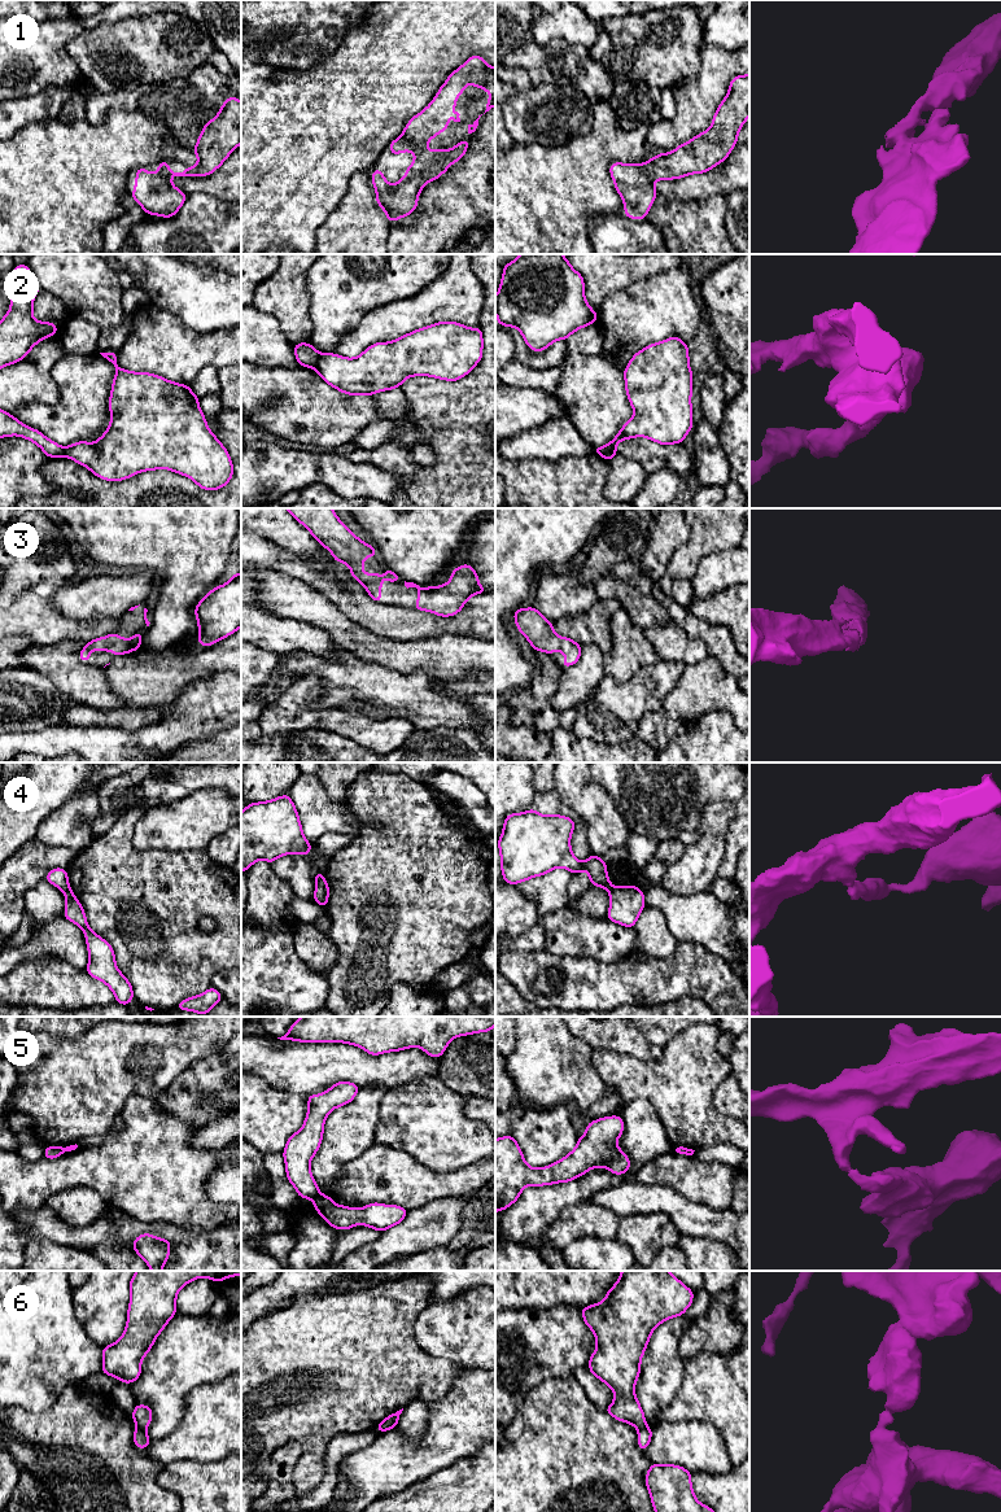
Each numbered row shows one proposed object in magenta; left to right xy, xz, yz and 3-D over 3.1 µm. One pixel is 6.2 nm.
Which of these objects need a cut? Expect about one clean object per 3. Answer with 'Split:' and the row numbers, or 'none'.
Split: 2, 4, 5, 6

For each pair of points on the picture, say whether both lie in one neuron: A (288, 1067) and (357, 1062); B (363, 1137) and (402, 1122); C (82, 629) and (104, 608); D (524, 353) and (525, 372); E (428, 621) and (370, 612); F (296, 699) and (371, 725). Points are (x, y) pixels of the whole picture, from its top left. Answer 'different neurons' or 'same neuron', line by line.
A: same neuron
B: different neurons
C: different neurons
D: different neurons
E: same neuron
F: same neuron

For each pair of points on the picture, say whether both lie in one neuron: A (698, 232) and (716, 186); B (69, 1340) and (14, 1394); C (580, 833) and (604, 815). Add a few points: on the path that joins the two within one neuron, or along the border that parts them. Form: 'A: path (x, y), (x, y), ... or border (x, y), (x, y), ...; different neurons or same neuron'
A: border (724, 195), (682, 201); different neurons
B: path (51, 1351), (43, 1364), (27, 1368), (25, 1376); same neuron
C: border (580, 820), (593, 852); different neurons

